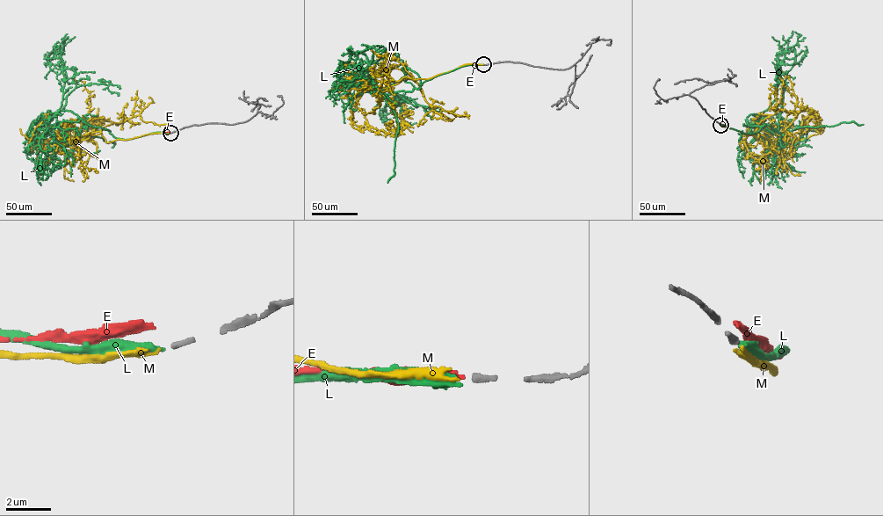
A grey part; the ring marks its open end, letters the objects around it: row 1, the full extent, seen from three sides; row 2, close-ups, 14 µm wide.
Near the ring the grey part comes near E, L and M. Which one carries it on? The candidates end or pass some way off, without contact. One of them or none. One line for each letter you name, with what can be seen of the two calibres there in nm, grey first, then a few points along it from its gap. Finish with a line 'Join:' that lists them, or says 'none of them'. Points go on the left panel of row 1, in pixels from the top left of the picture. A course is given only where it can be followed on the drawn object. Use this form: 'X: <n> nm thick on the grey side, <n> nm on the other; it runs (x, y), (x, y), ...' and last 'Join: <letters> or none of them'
M: 260 nm thick on the grey side, 160 nm on the other; it runs (170, 133), (107, 142), (97, 132), (55, 145), (80, 134), (90, 106), (75, 75)
Join: M

